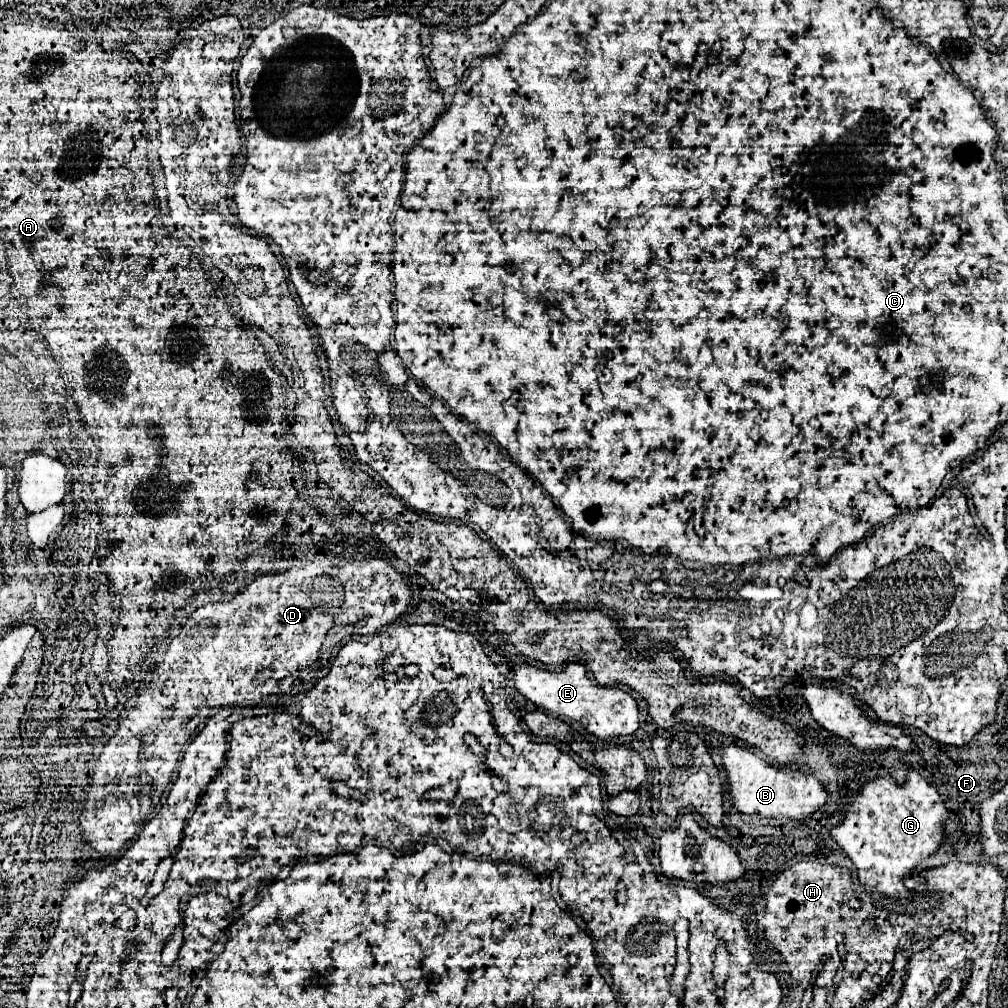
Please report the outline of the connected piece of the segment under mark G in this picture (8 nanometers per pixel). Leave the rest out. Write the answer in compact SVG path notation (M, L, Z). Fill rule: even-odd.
M910 770L902 786L890 776L864 784L844 822L832 828L832 838L854 862L860 884L876 890L880 896L906 904L912 894L904 888L902 874L916 870L924 858L940 850L946 838L946 818L948 808L938 790L916 770Z

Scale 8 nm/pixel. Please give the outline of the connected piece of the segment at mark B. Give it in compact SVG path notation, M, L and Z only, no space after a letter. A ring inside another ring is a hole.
M736 744L728 746L722 754L724 770L730 784L730 802L736 812L748 816L776 818L776 820L808 820L826 802L824 786L802 770L780 770L762 762L748 748Z

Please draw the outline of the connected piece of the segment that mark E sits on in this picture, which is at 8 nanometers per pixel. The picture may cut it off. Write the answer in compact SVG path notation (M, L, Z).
M522 664L516 668L516 690L528 698L532 704L550 710L556 716L576 720L584 724L586 732L598 740L608 740L614 736L628 736L638 730L638 704L636 700L620 690L608 686L596 686L586 678L582 664L568 664L562 672L546 672L542 668Z

